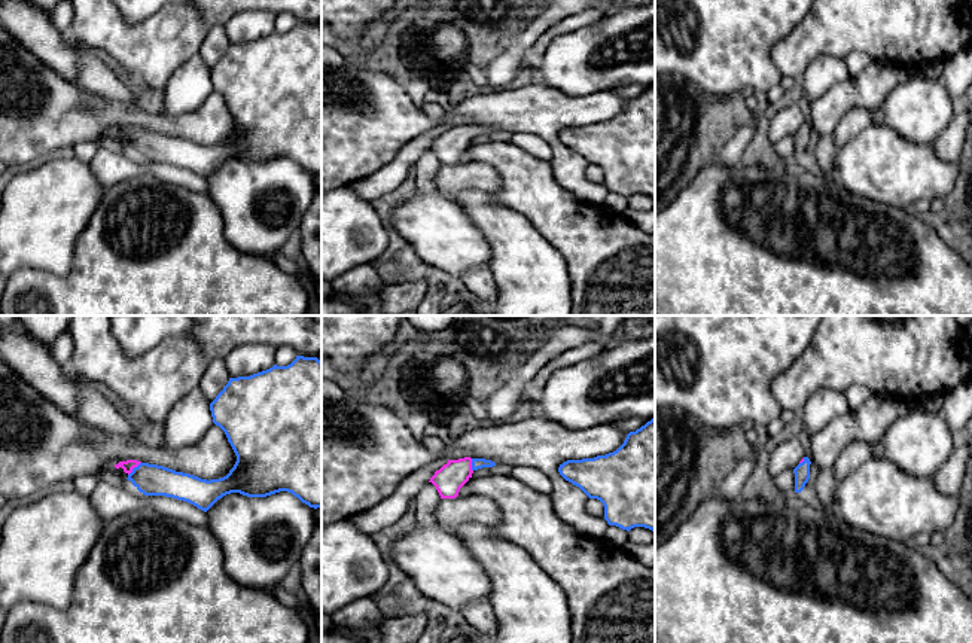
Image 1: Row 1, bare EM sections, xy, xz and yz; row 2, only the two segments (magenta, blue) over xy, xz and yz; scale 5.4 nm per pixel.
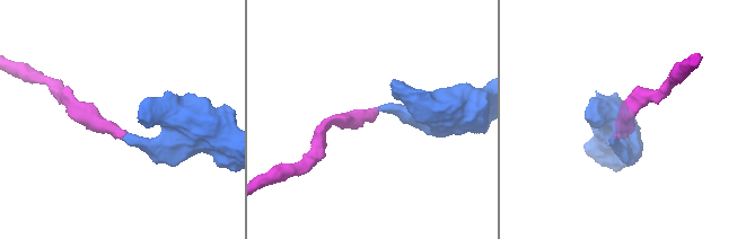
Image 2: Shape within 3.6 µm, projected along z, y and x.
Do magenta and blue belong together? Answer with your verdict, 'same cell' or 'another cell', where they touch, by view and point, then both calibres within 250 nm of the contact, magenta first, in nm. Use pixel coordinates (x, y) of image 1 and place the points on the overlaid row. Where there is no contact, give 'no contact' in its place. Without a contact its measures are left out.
same cell; meets magenta in xy at (133, 468); 60 nm thick on the magenta side, 170 nm on the other

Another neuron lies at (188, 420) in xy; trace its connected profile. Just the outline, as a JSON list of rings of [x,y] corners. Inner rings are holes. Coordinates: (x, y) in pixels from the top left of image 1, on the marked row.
[[[195,388],[168,411],[164,427],[173,450],[195,445],[211,429],[210,402]]]

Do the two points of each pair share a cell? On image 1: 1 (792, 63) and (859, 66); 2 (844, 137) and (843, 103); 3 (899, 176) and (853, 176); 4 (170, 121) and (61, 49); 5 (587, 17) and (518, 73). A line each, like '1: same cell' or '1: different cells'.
1: different cells
2: different cells
3: same cell
4: different cells
5: same cell

